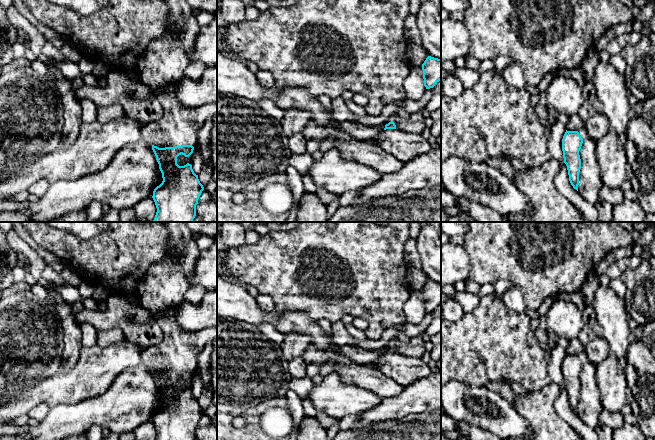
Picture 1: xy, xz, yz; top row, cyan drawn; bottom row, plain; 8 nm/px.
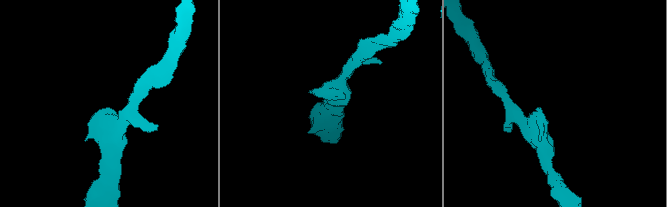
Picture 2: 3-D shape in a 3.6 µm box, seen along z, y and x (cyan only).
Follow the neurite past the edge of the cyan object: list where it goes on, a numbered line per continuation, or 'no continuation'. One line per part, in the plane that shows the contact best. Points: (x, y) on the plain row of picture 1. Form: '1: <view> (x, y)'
1: xz (403, 369)

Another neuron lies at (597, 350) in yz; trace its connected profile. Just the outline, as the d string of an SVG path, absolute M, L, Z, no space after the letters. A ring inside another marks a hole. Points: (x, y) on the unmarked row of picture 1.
M595 337L586 346L584 346L586 352L587 362L592 364L599 364L610 355L609 345L601 337Z

